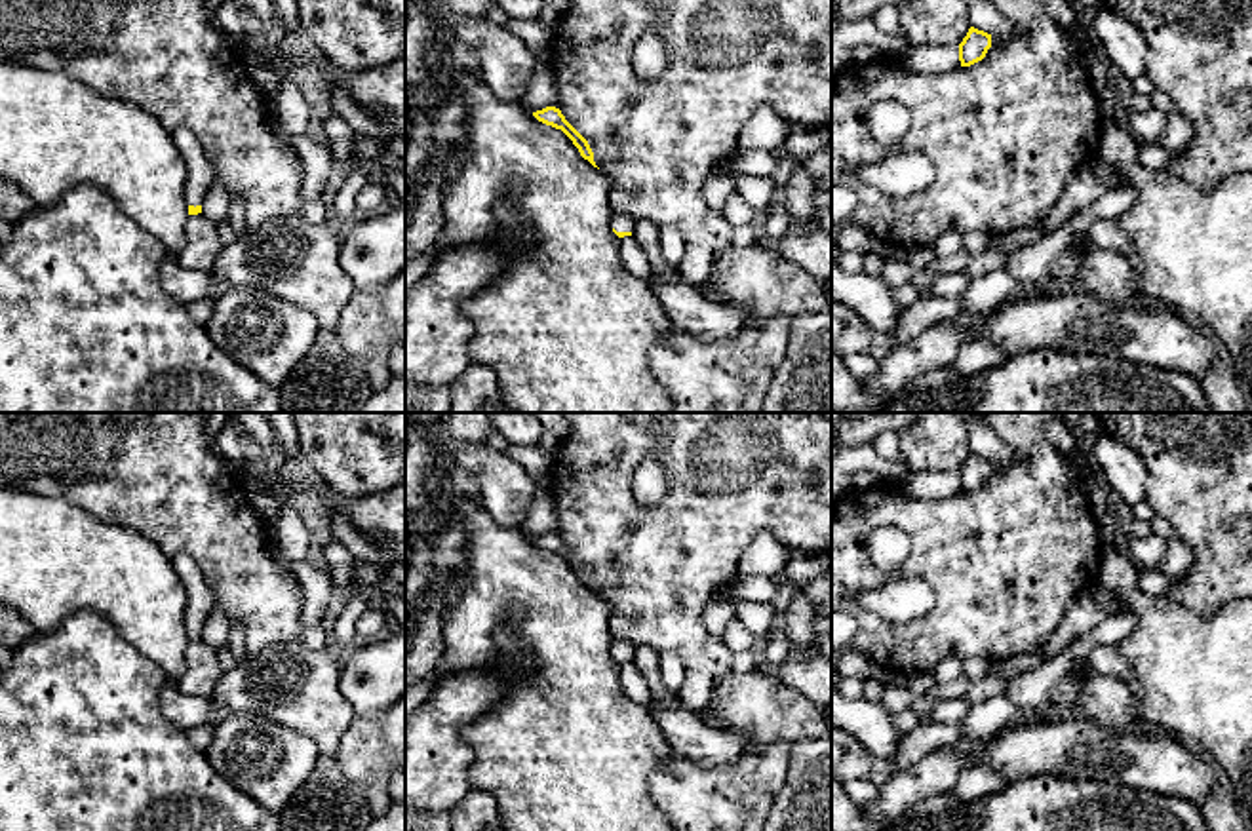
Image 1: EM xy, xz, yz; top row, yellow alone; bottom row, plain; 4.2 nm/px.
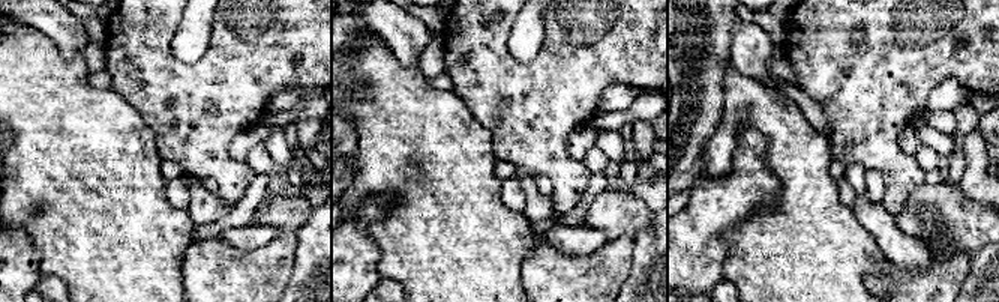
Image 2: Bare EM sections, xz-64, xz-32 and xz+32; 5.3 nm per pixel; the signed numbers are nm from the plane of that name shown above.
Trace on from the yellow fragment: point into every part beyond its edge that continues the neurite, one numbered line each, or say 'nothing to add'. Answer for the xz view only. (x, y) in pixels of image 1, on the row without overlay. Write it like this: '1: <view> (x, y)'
1: xz (621, 647)

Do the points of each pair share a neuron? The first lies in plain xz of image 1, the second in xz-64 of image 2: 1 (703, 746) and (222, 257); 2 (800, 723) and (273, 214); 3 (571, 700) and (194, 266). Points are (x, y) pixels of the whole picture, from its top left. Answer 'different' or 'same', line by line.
1: different
2: same
3: different

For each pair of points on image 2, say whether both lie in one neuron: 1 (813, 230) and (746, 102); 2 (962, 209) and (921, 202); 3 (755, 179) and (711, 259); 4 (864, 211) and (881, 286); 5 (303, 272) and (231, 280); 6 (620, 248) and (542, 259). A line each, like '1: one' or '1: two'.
1: one
2: one
3: one
4: two
5: two
6: one

